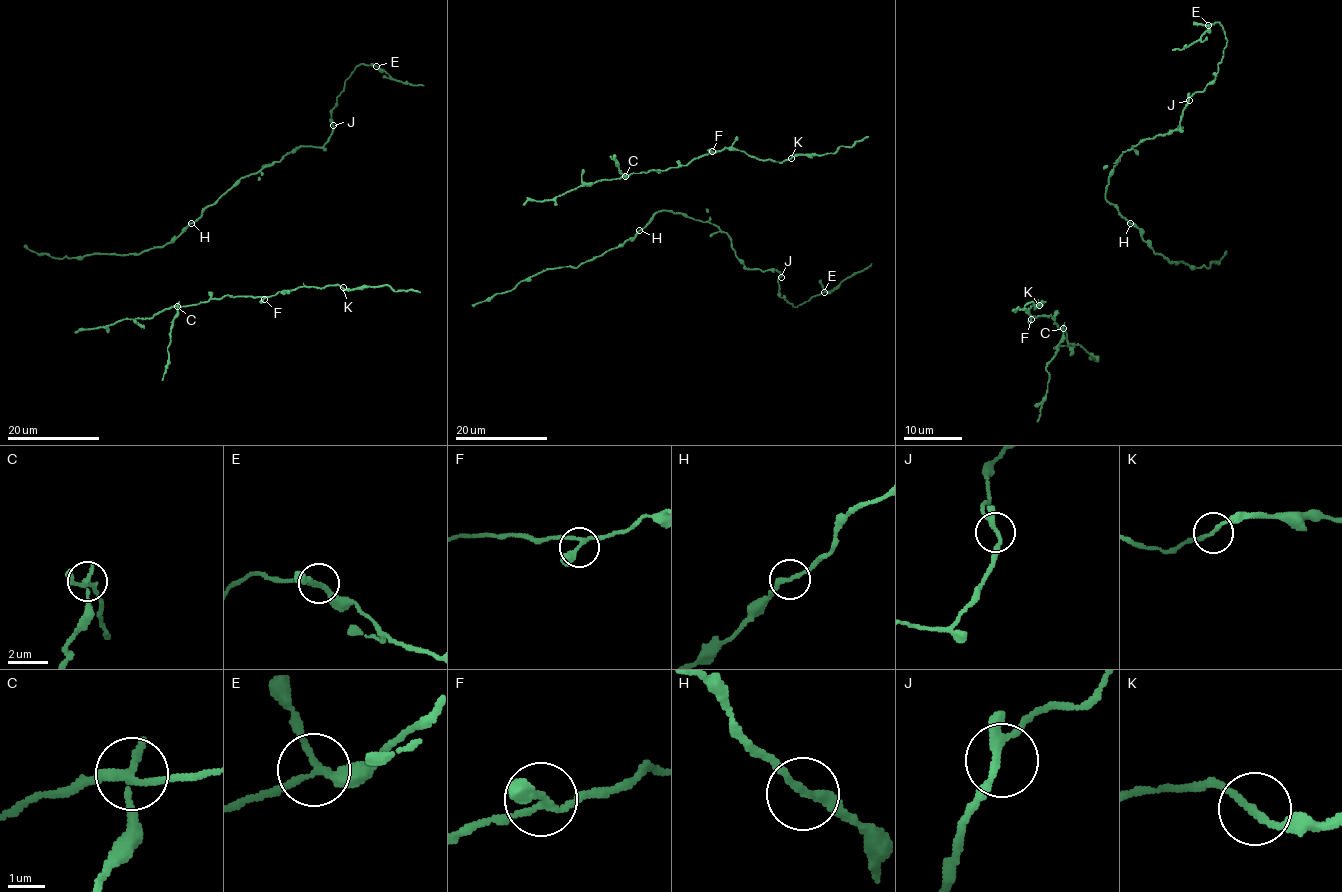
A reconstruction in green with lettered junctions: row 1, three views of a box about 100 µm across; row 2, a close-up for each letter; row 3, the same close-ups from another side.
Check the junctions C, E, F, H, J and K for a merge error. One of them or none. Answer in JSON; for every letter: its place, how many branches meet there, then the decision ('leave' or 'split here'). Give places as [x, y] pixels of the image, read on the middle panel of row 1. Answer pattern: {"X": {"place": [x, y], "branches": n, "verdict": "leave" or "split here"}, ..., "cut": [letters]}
{"C": {"place": [625, 176], "branches": 3, "verdict": "split here"}, "E": {"place": [824, 292], "branches": 3, "verdict": "leave"}, "F": {"place": [712, 151], "branches": 3, "verdict": "leave"}, "H": {"place": [639, 230], "branches": 2, "verdict": "leave"}, "J": {"place": [781, 277], "branches": 3, "verdict": "leave"}, "K": {"place": [791, 158], "branches": 2, "verdict": "leave"}, "cut": ["C"]}

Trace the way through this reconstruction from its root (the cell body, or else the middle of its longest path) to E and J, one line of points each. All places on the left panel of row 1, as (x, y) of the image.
E: (193, 222), (241, 178), (299, 146), (321, 147), (331, 132), (330, 112), (344, 82), (361, 63), (376, 66)
J: (193, 222), (241, 178), (272, 166), (299, 146), (321, 147), (333, 125)

